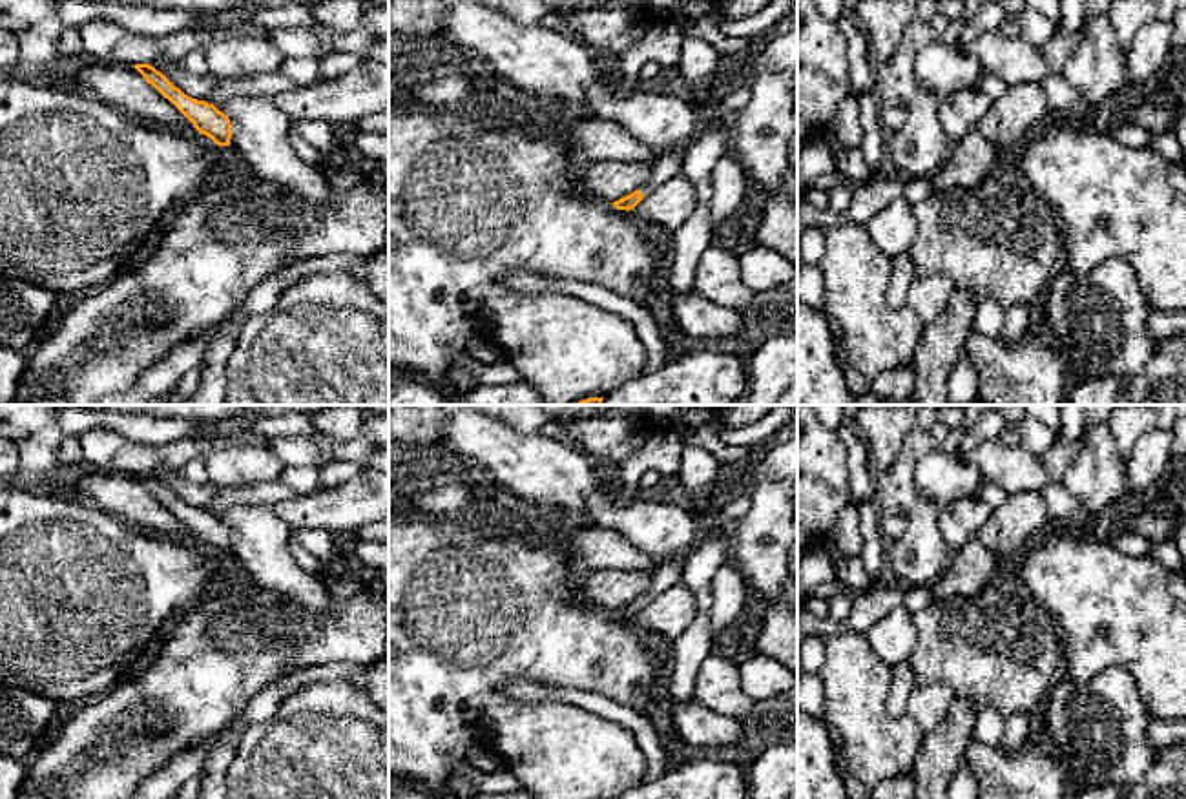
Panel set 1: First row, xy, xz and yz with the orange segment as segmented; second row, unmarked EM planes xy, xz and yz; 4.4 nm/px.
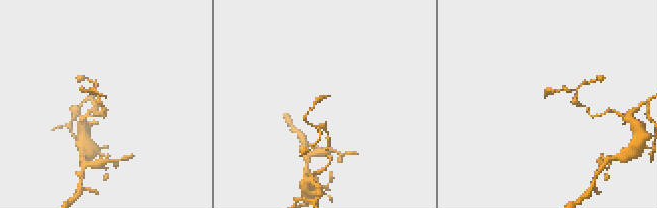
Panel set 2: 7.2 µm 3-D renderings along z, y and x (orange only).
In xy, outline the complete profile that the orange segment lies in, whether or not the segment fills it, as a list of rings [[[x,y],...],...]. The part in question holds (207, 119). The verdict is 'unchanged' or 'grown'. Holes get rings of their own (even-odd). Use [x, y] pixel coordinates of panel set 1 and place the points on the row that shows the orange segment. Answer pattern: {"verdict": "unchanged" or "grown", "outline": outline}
{"verdict": "unchanged", "outline": [[[135,64],[131,67],[135,67],[148,84],[151,84],[164,99],[168,99],[199,133],[210,137],[217,146],[230,146],[230,119],[213,104],[184,95],[150,64]]]}

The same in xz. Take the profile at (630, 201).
{"verdict": "grown", "outline": [[[684,148],[664,151],[653,164],[653,175],[633,193],[611,202],[617,210],[633,210],[644,197],[648,197],[659,184],[682,173]]]}

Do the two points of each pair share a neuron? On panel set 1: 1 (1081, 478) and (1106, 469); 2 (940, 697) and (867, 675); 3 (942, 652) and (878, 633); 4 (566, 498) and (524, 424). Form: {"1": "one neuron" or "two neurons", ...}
{"1": "one neuron", "2": "two neurons", "3": "two neurons", "4": "two neurons"}

